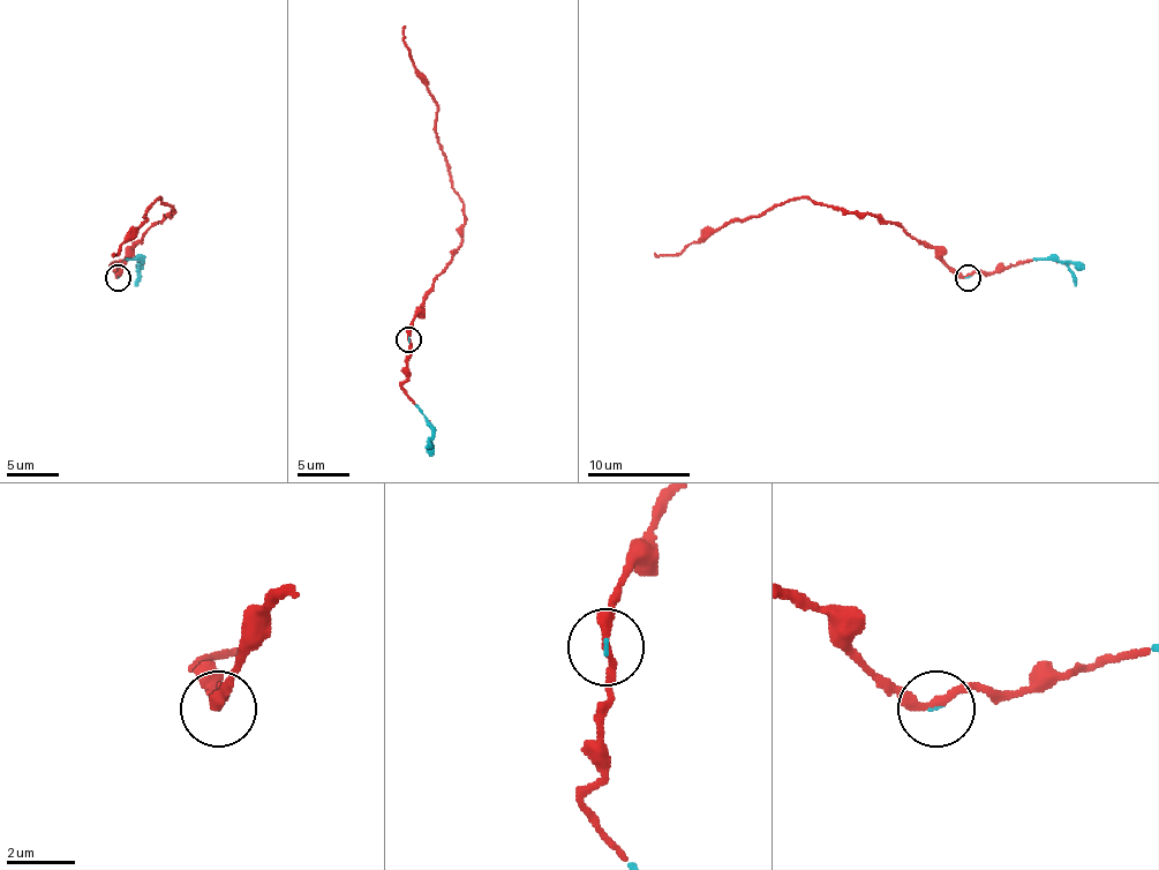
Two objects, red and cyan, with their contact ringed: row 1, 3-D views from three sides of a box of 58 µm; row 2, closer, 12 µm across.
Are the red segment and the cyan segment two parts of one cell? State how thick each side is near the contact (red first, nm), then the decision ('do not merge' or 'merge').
260/50 nm | merge

